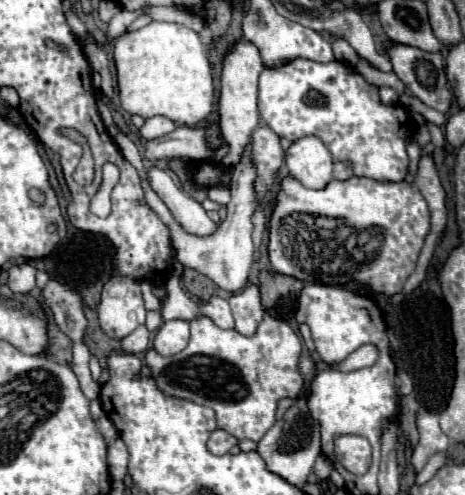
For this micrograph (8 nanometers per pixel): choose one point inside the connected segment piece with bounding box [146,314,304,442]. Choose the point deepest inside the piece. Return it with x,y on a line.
242,378

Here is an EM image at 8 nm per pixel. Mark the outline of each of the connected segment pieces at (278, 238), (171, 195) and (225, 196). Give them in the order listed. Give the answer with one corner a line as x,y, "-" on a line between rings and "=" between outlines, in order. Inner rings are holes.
294,176
280,182
276,206
272,208
268,228
268,256
276,272
294,276
302,282
348,284
352,280
370,286
374,292
394,296
402,292
408,276
414,272
420,248
430,230
430,212
422,194
402,182
378,182
372,178
352,176
350,180
330,180
324,188
306,188
=
148,168
148,180
152,190
162,198
162,202
168,206
176,222
194,236
208,236
218,226
208,218
202,204
190,198
182,188
174,184
174,180
158,168
=
208,188
208,198
218,202
220,206
226,206
230,202
230,190
228,188

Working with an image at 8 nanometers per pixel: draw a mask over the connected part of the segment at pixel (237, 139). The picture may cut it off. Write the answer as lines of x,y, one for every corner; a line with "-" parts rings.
240,40
236,42
226,54
224,54
224,62
222,62
222,90
220,90
220,130
224,140
230,144
230,152
228,156
220,162
220,166
224,170
230,170
232,166
238,164
240,154
244,150
244,146
250,142
250,136
254,132
254,128
258,126
258,76
262,72
264,64
260,58
260,52
254,44

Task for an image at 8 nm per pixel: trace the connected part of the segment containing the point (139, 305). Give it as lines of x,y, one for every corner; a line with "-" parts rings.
112,276
104,288
98,304
100,328
110,336
122,340
140,324
144,324
144,300
140,282
132,278

